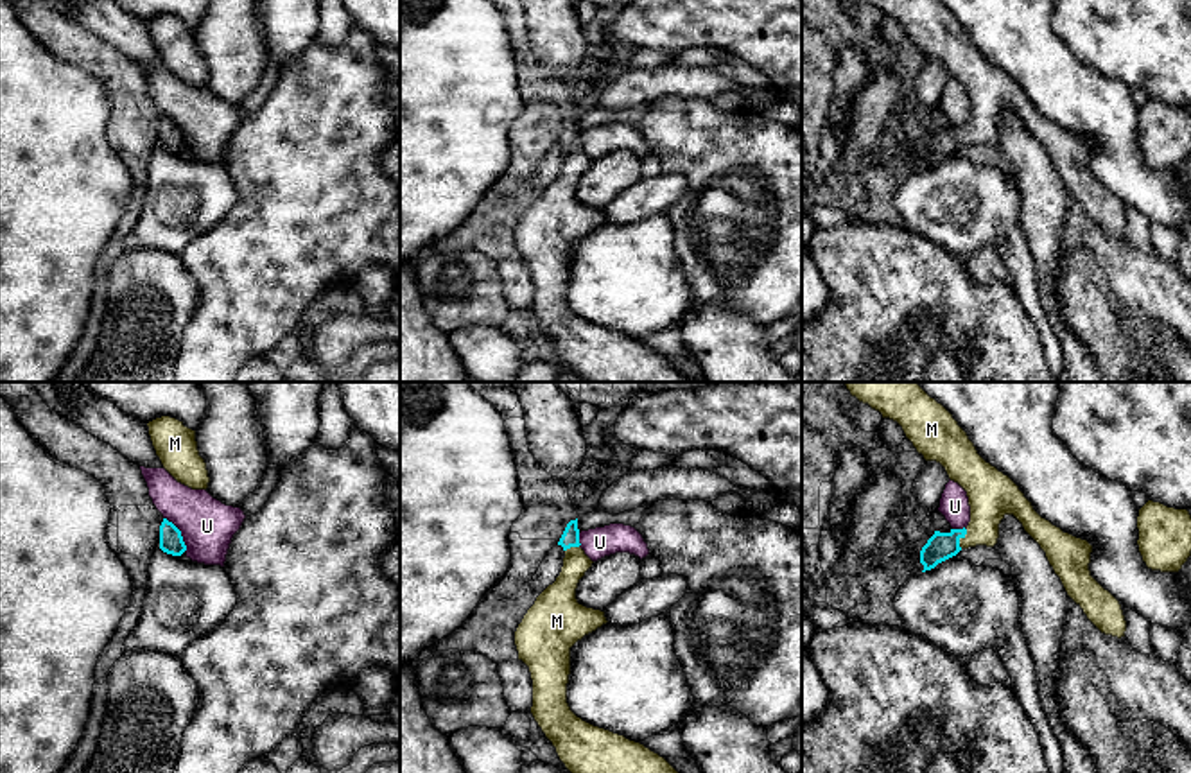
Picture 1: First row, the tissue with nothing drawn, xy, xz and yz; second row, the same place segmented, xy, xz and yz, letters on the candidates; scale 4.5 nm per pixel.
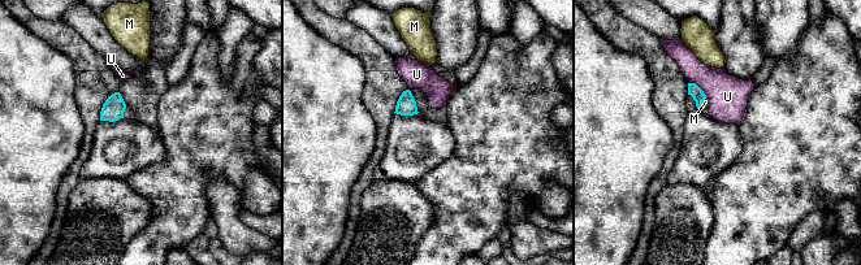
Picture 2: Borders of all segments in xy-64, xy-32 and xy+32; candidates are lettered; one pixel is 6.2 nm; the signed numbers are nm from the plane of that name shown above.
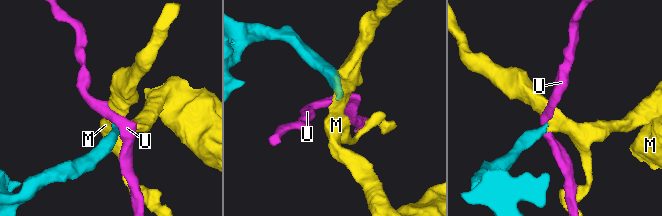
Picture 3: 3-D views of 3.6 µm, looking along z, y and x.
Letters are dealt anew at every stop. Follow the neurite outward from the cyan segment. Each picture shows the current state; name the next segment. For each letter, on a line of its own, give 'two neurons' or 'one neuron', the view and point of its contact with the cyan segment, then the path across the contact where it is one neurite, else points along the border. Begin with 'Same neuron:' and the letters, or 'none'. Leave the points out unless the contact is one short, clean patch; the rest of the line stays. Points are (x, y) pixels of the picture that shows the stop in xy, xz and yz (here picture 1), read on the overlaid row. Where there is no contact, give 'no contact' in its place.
Same neuron: M
M: one neuron; contact yz (962, 537); way yz (942, 546), (962, 537), (985, 517), (991, 494)
U: two neurons; contact xy (180, 533); border xy (164, 517), (180, 531), (185, 551)

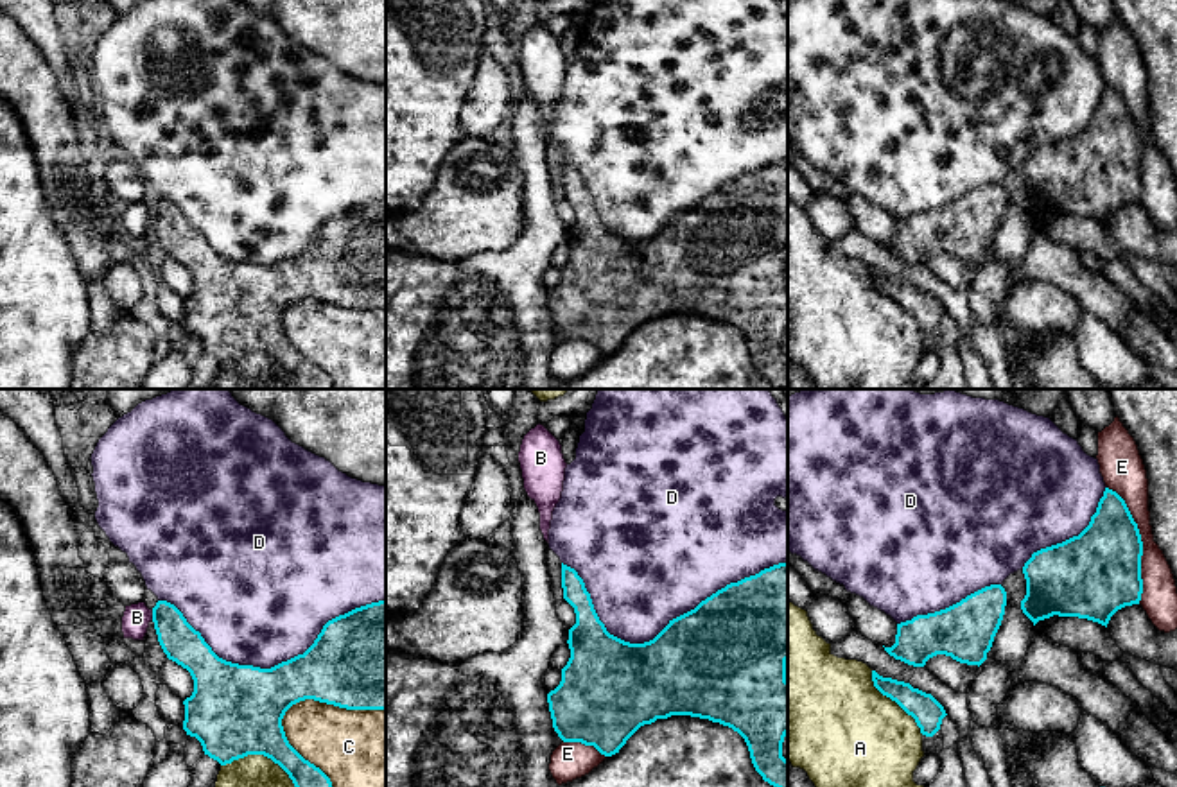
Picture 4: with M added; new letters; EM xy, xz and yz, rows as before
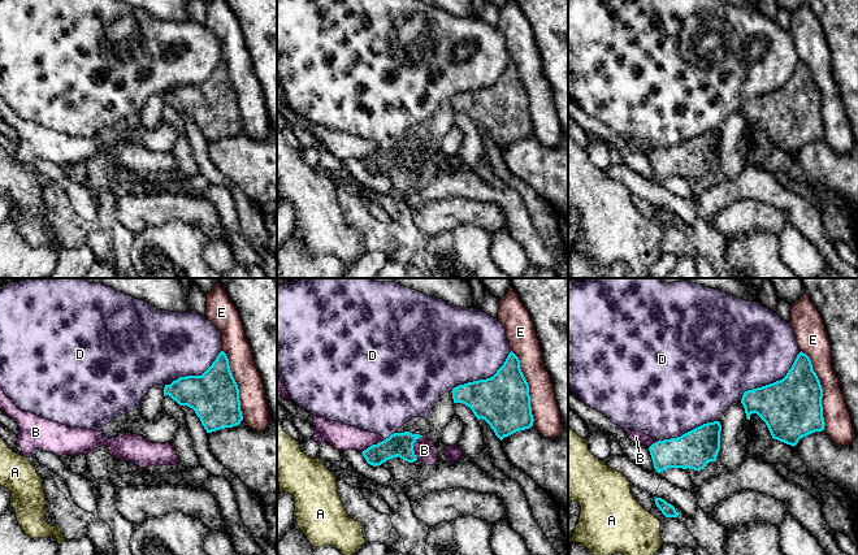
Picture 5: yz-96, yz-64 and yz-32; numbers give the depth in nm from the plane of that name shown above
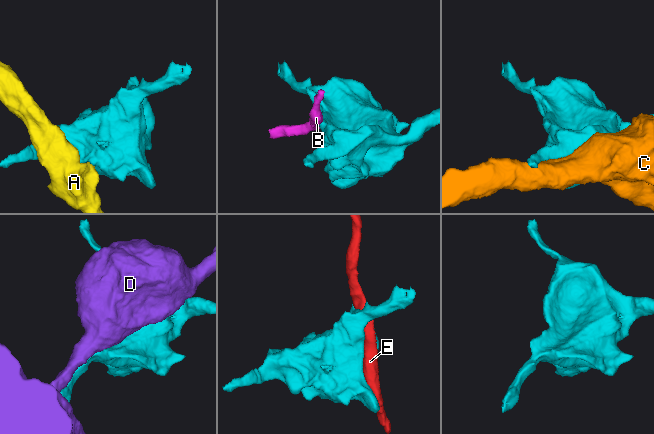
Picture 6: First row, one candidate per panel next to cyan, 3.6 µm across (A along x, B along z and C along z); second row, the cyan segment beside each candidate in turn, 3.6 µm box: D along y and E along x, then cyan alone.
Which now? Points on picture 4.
Same neuron: none
A: two neurons; contact yz (894, 700)
B: two neurons; contact xy (153, 615); border xy (151, 610), (153, 619)
C: two neurons; contact xy (329, 703)
D: two neurons; contact xz (662, 630)
E: two neurons; contact yz (1142, 544)

